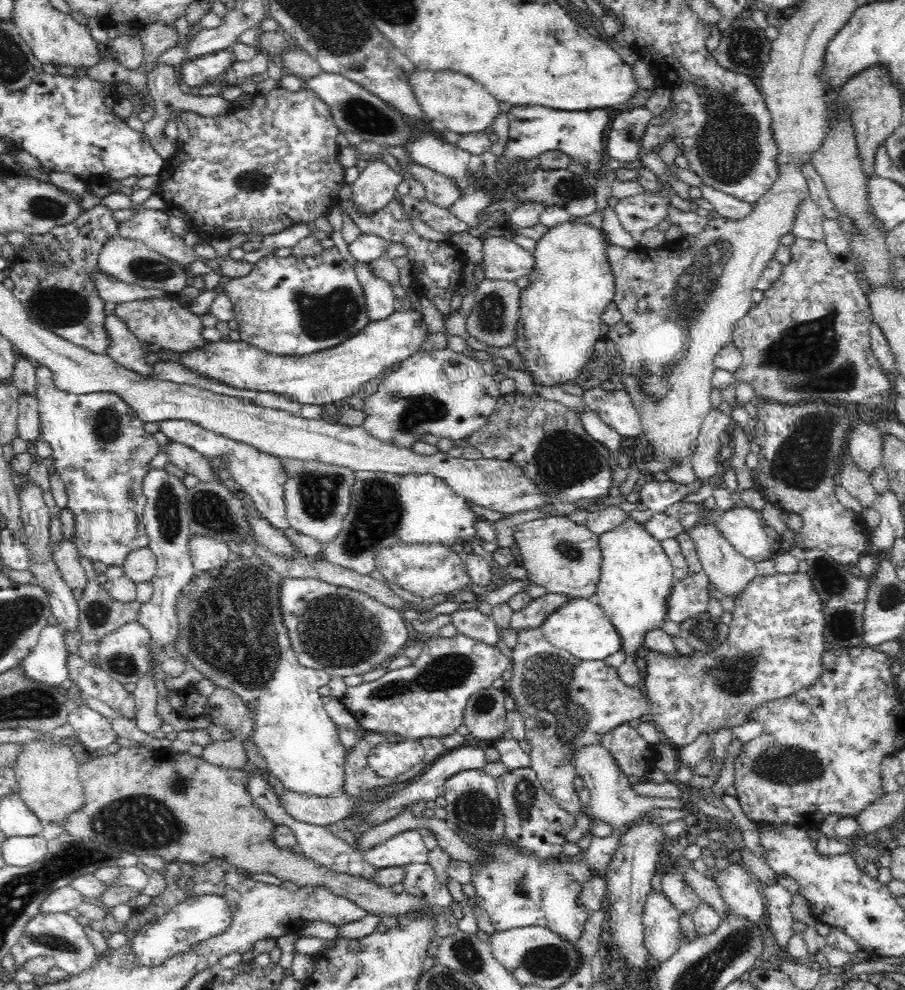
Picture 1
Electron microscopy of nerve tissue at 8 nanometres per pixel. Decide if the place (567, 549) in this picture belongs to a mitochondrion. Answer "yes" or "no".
yes

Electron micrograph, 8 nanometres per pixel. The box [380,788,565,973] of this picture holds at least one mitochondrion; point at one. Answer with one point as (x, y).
(522, 888)

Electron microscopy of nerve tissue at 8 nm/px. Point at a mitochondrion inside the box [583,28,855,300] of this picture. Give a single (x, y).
(728, 146)

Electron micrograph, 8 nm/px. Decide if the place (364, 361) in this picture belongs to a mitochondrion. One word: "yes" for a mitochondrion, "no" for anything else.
no

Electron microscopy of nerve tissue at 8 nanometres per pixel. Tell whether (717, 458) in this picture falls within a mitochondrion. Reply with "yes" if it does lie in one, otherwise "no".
no

